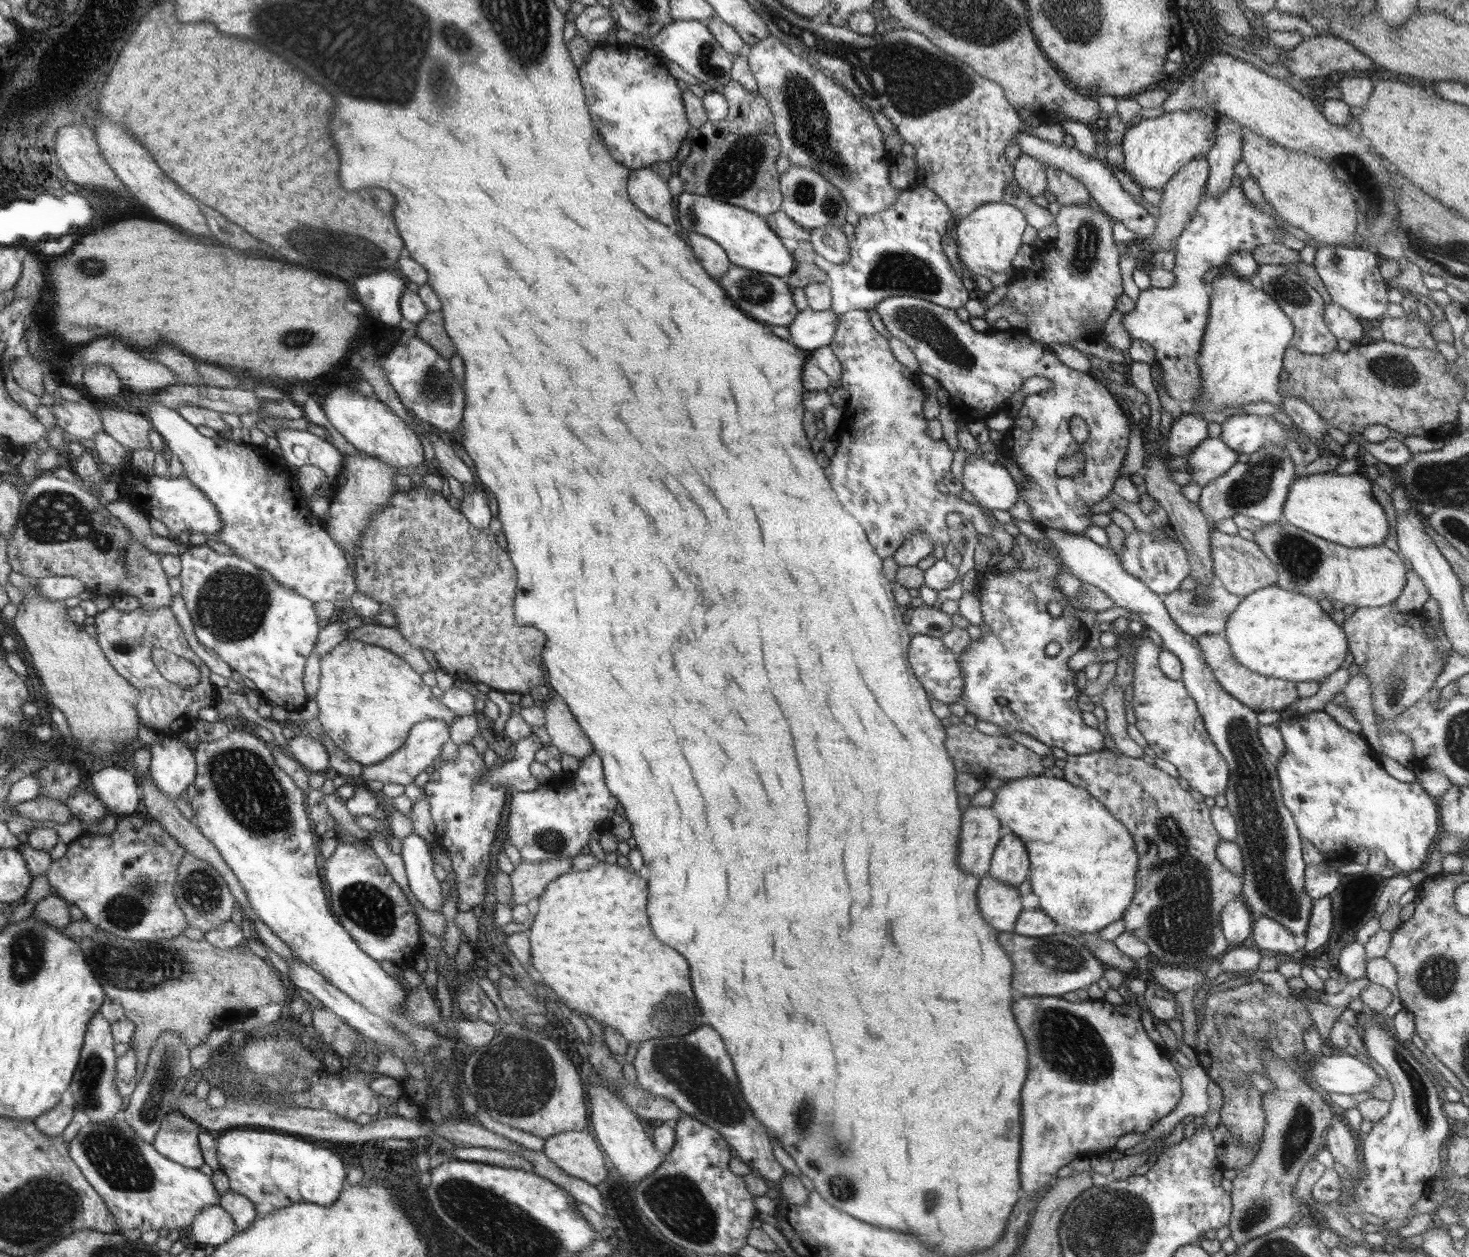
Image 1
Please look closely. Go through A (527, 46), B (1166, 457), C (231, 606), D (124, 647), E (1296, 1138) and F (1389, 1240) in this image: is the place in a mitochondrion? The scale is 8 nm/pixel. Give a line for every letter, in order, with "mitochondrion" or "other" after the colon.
A: mitochondrion
B: other
C: mitochondrion
D: mitochondrion
E: mitochondrion
F: other

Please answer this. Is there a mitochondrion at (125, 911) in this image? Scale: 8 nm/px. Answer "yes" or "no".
yes

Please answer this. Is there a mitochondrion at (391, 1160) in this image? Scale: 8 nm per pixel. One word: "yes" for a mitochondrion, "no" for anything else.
no

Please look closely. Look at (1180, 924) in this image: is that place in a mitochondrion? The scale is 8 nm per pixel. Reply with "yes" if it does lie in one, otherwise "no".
yes

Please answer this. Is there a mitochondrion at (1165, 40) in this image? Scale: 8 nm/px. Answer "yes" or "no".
no

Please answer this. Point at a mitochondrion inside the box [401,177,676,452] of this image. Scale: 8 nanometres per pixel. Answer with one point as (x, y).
(435, 387)

